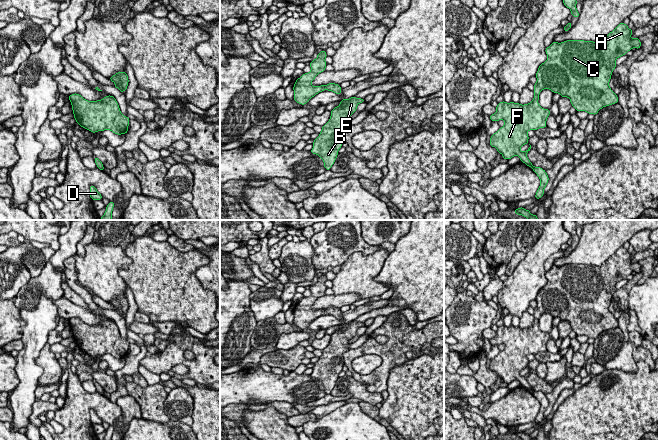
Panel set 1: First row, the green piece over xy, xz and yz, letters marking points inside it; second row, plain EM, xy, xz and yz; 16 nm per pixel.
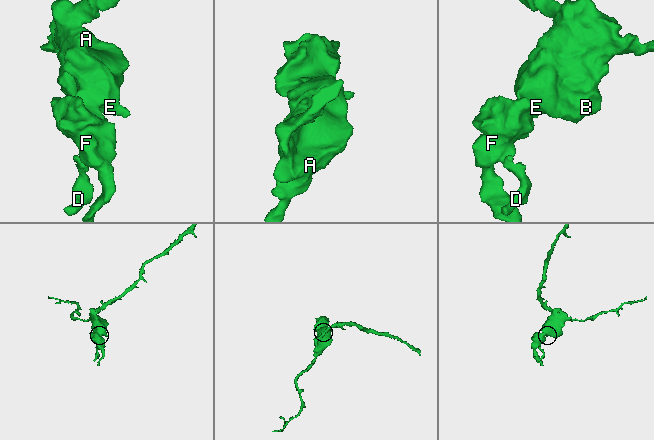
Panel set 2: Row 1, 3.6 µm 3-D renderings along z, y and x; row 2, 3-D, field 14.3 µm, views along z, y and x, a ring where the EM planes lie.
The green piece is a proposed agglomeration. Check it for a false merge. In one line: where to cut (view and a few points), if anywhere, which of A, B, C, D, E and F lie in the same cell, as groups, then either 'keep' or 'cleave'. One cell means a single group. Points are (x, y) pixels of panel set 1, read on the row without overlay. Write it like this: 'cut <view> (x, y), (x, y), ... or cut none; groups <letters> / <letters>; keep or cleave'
cut none; groups A B C D E F; keep

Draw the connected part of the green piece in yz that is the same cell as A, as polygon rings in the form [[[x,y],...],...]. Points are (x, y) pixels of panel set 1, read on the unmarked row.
[[[621,246],[612,256],[610,256],[601,266],[584,265],[584,264],[567,264],[561,267],[553,265],[545,273],[548,280],[547,284],[542,287],[536,297],[537,306],[534,308],[534,322],[528,327],[498,327],[496,336],[490,339],[491,345],[504,344],[504,350],[501,351],[490,362],[490,370],[495,371],[498,377],[501,377],[503,383],[511,383],[518,380],[520,385],[531,391],[540,403],[540,410],[535,418],[536,423],[544,419],[549,401],[541,391],[535,391],[527,382],[527,377],[531,373],[528,367],[529,354],[547,351],[546,345],[550,339],[549,333],[542,332],[539,327],[539,318],[543,313],[549,313],[553,317],[559,317],[561,321],[568,321],[572,331],[576,335],[586,335],[588,338],[596,339],[603,331],[618,327],[618,320],[609,311],[612,295],[615,293],[616,283],[626,279],[633,272],[639,273],[641,265],[638,262],[631,262],[632,253]]]

